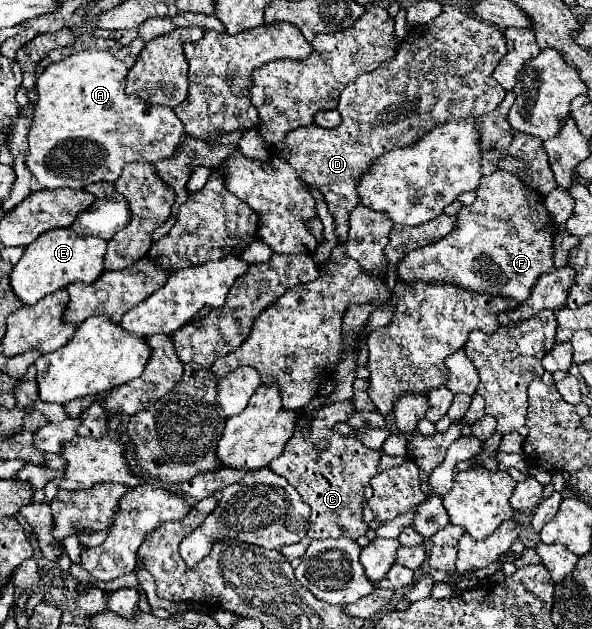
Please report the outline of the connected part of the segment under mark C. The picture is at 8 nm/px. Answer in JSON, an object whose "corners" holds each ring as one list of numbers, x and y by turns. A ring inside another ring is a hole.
{"corners":[[353,400,323,404,321,408,313,410,311,414,301,412,295,424,293,438,285,444,285,450,279,458,271,460,269,468,281,476,301,494,301,498,311,506,311,526,305,538,293,546,279,548,285,560,301,558,315,538,353,538,357,540,367,532,367,524,363,522,363,502,365,502,365,488,369,480,393,466,405,462,405,458,387,456,383,450,365,448,357,438,345,438,333,426,337,422,347,422,349,416,355,412],[325,440,329,446,325,450,317,448,317,442]]}

